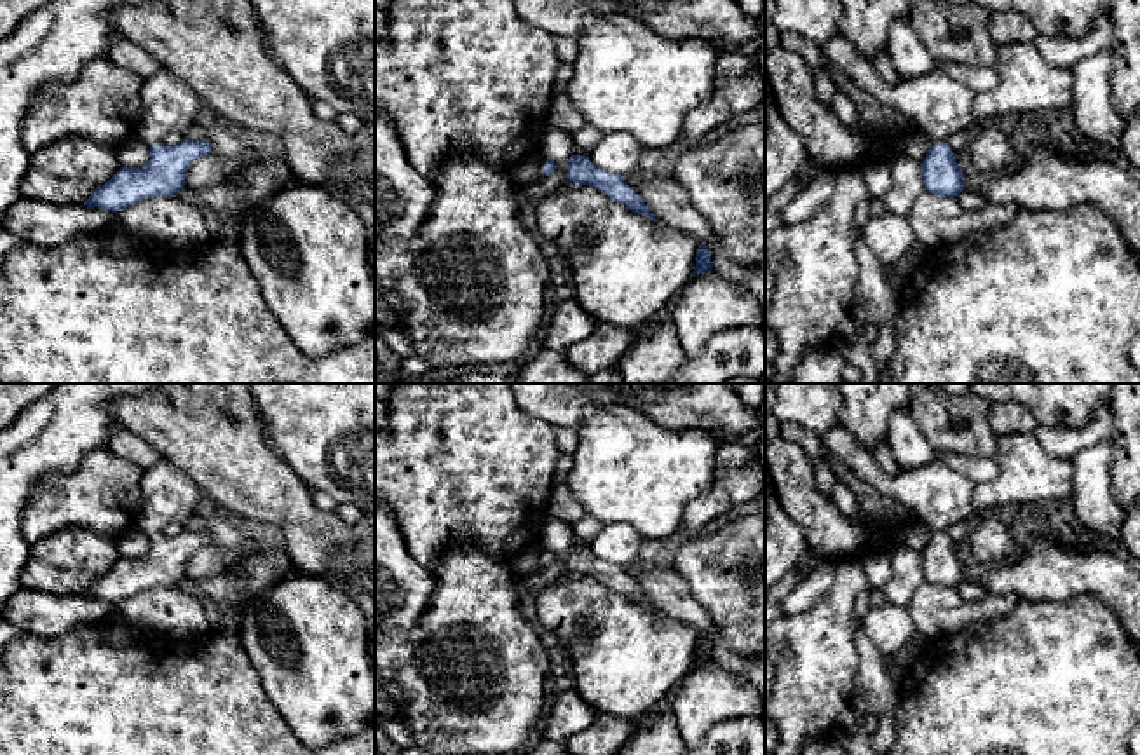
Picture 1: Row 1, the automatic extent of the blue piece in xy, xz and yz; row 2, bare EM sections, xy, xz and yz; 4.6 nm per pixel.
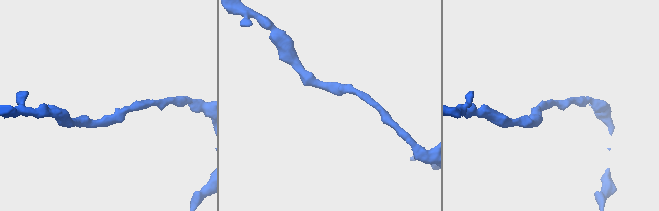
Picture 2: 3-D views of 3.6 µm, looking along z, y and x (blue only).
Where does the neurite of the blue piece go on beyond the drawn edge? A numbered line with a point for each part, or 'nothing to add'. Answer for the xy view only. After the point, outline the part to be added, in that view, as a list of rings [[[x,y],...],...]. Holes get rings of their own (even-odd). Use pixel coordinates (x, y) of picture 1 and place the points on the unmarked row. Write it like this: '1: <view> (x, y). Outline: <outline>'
1: xy (168, 494). Outline: [[[160,460],[141,476],[141,509],[136,528],[148,537],[162,534],[171,521],[183,523],[195,514],[199,502],[197,485],[176,466]]]

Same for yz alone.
1: yz (940, 496). Outline: [[[844,427],[826,431],[821,443],[858,480],[873,486],[882,497],[891,497],[912,509],[931,535],[941,535],[950,525],[976,518],[974,483],[950,466],[933,460],[922,469],[887,476],[872,452]]]

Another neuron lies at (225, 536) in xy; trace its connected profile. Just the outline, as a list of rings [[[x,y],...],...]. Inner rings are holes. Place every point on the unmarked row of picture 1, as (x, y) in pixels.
[[[199,493],[195,514],[206,521],[206,530],[211,534],[211,546],[225,549],[234,556],[234,563],[227,572],[237,581],[237,596],[232,600],[227,616],[223,617],[216,633],[239,638],[242,610],[251,596],[241,588],[244,581],[244,544],[242,532],[227,518],[223,507],[207,493]]]

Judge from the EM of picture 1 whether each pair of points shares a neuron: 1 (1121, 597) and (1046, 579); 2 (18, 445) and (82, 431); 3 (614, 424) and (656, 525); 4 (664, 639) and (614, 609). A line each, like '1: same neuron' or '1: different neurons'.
1: same neuron
2: same neuron
3: same neuron
4: same neuron

